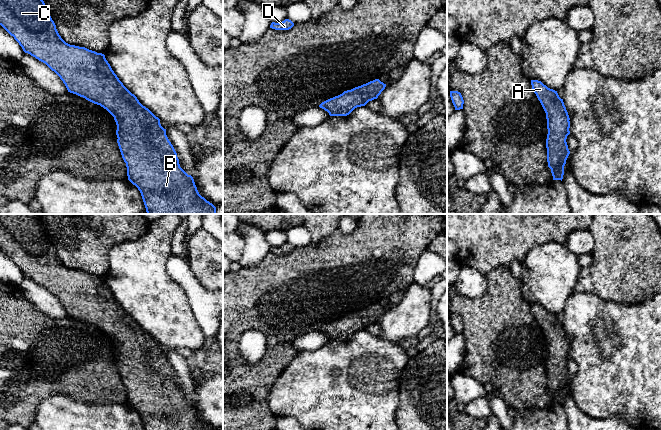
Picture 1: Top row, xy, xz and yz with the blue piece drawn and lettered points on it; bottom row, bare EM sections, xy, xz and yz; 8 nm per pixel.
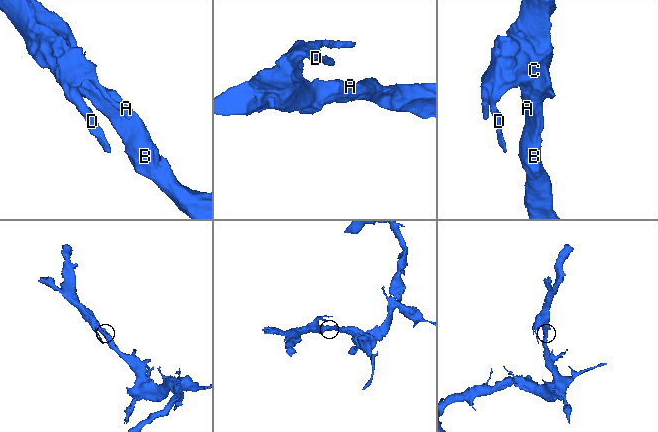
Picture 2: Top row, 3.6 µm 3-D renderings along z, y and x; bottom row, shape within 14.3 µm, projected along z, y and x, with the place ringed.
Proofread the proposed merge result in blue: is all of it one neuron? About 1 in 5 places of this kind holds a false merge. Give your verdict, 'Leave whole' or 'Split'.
Leave whole

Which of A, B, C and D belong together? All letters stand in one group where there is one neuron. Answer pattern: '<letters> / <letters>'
A B C D

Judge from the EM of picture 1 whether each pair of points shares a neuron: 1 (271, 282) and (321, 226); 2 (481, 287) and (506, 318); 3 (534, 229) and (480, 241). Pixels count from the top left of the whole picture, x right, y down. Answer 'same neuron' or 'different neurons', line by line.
1: different neurons
2: different neurons
3: same neuron

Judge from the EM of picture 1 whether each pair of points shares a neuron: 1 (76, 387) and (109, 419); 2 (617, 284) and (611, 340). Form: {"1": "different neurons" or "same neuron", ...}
{"1": "different neurons", "2": "different neurons"}

